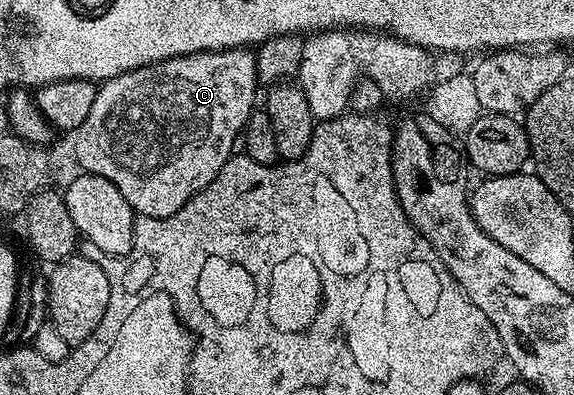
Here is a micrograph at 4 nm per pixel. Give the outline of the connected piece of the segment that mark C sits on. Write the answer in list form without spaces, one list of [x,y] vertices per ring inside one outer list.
[[[241,48],[239,50],[207,50],[201,54],[187,54],[171,58],[165,62],[155,62],[149,66],[143,66],[130,72],[122,72],[118,76],[108,79],[107,82],[99,83],[94,104],[90,108],[90,116],[80,125],[79,130],[75,131],[76,138],[76,158],[80,161],[79,169],[86,174],[102,176],[122,192],[126,204],[132,206],[133,211],[142,218],[165,218],[174,216],[186,203],[192,199],[200,190],[205,190],[211,182],[218,176],[218,172],[228,159],[233,157],[234,151],[238,146],[238,139],[242,131],[248,125],[256,102],[256,86],[258,79],[256,76],[256,54],[251,49]]]

